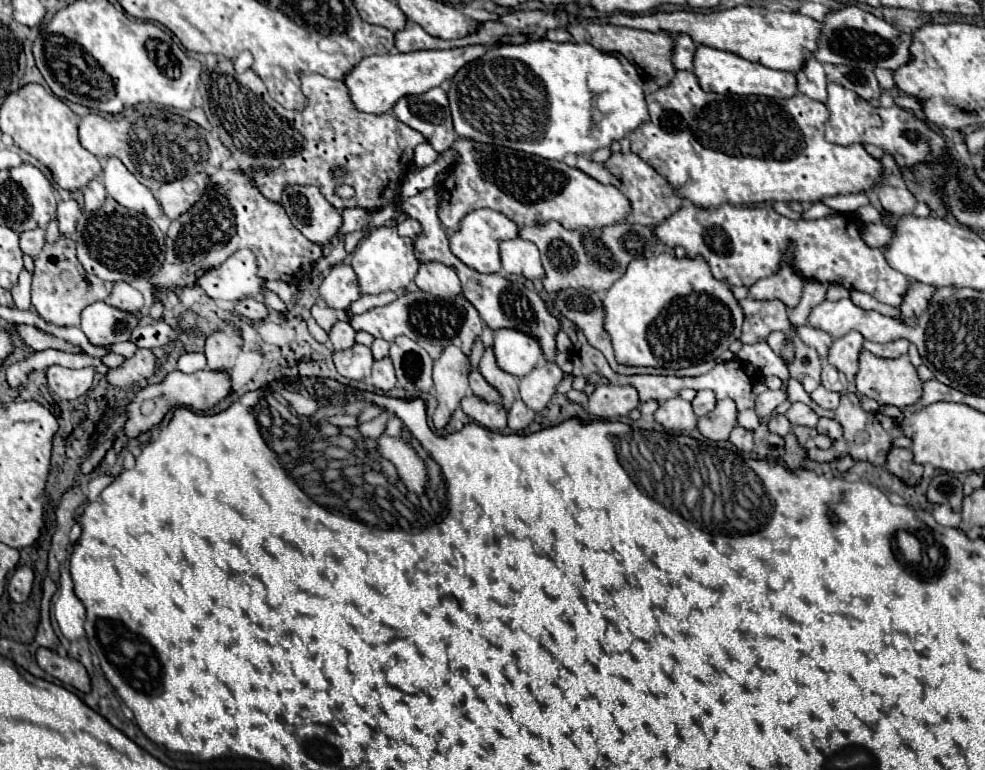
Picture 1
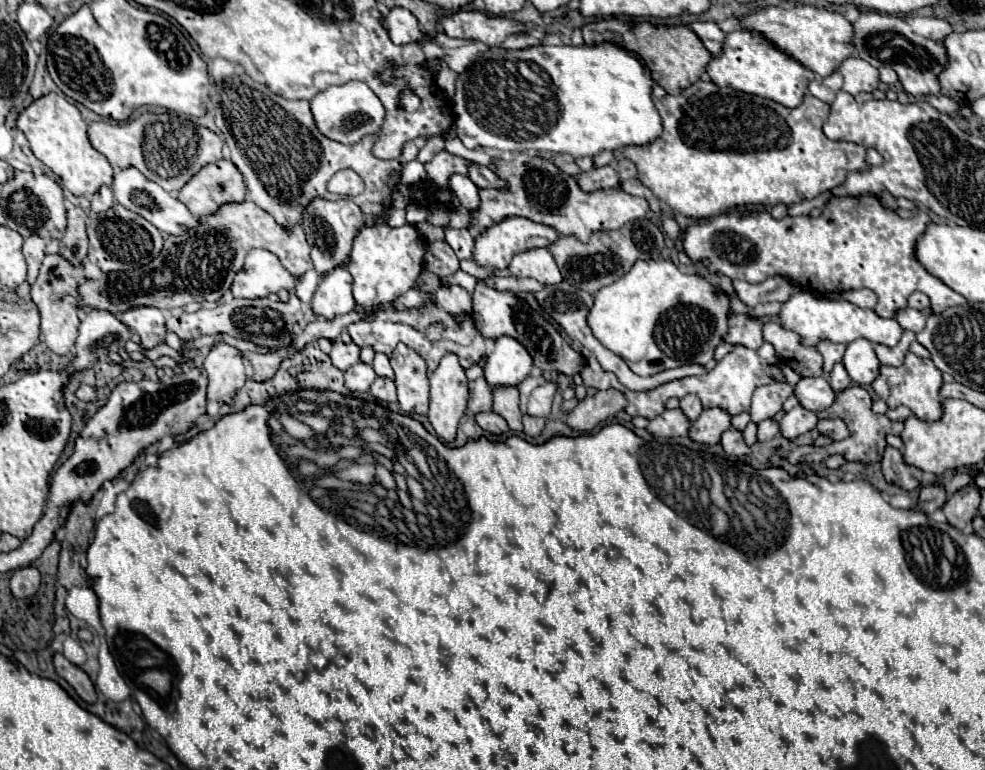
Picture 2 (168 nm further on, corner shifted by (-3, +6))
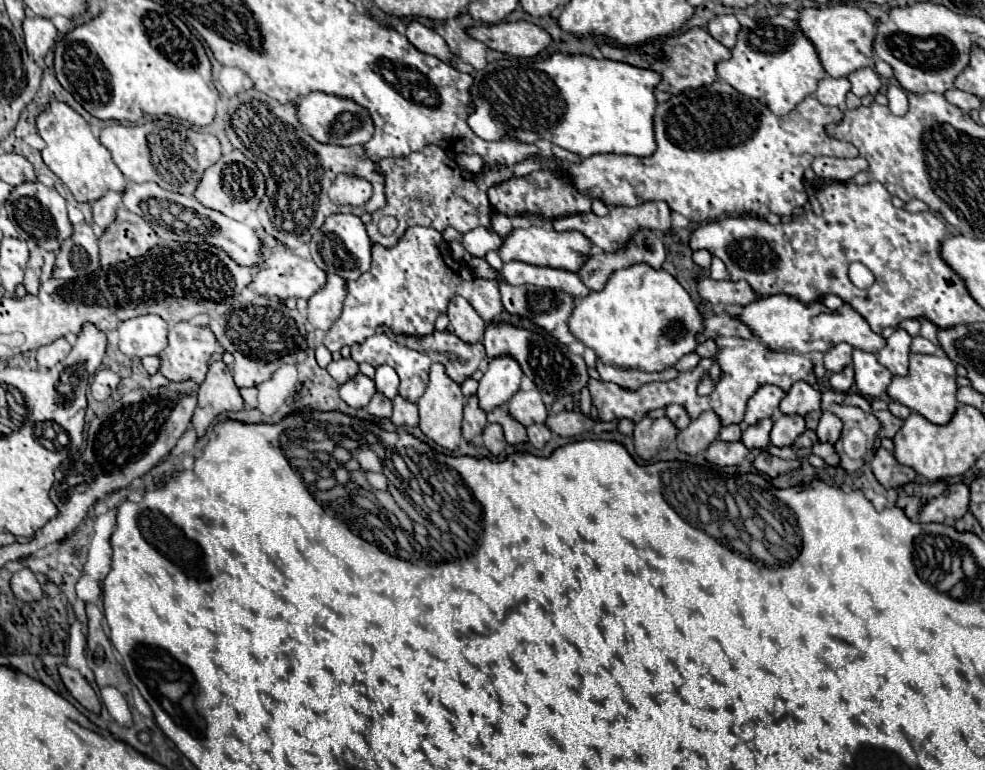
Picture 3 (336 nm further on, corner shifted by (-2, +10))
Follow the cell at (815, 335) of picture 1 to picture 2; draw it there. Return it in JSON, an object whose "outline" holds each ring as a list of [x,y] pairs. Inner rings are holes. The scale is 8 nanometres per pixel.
{"outline":[[[822,340],[822,344],[816,344],[816,350],[822,354],[822,358],[824,358],[824,372],[828,374],[832,370],[832,366],[842,360],[846,346],[830,342],[830,340]]]}

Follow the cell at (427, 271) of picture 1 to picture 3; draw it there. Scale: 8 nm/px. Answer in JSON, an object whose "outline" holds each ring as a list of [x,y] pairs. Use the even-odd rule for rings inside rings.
{"outline":[[[455,296],[449,304],[447,316],[449,316],[449,322],[451,322],[453,334],[457,334],[463,342],[467,342],[467,344],[483,342],[485,322],[481,320],[481,316],[477,316],[473,306],[465,298]]]}

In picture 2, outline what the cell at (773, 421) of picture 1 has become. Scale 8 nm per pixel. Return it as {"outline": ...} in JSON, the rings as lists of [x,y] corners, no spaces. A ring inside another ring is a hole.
{"outline":[[[762,420],[758,424],[758,440],[770,440],[776,434],[780,434],[780,422],[778,420]]]}

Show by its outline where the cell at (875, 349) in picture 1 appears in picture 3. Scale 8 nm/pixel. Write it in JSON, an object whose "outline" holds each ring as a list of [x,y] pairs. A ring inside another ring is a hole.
{"outline":[[[895,330],[881,352],[877,352],[877,360],[889,368],[895,376],[907,376],[909,370],[909,346],[911,336],[905,330]]]}

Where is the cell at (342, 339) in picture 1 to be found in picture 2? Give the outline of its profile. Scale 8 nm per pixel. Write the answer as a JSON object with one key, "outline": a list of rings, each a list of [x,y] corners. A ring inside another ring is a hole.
{"outline":[[[334,340],[332,342],[330,358],[332,358],[332,362],[334,362],[336,368],[346,370],[348,366],[352,366],[352,364],[356,364],[360,360],[360,348],[354,342],[346,344],[342,340]]]}

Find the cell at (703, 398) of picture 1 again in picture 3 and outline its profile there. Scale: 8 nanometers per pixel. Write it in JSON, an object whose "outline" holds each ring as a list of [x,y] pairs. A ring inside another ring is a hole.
{"outline":[[[671,404],[671,406],[667,406],[665,416],[675,424],[675,428],[677,428],[677,430],[687,428],[687,426],[689,426],[689,422],[691,422],[689,414],[687,414],[687,412],[685,412],[685,408],[683,408],[683,406],[679,406],[679,404]]]}

